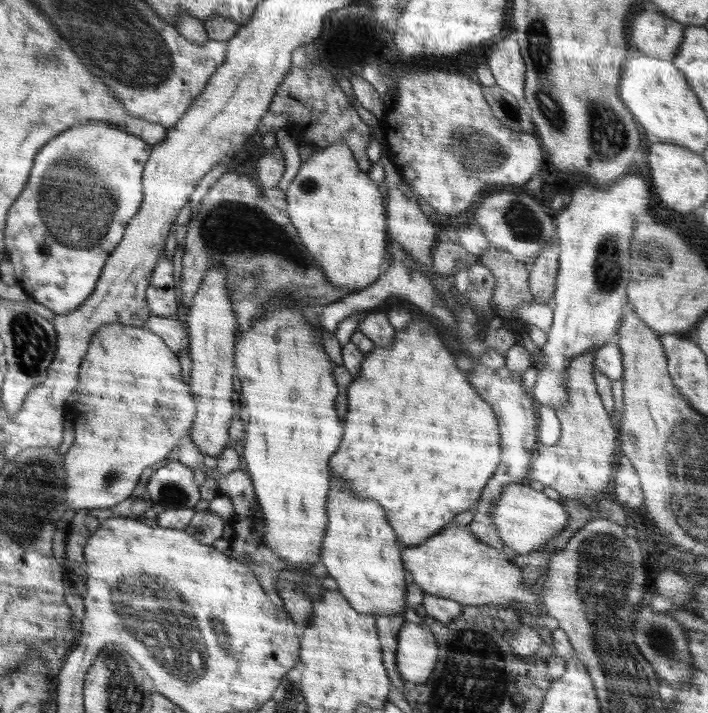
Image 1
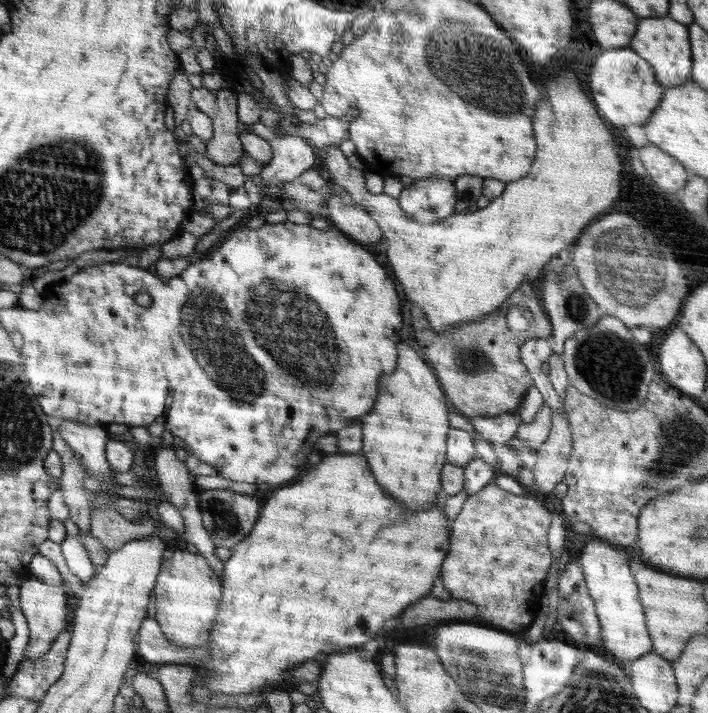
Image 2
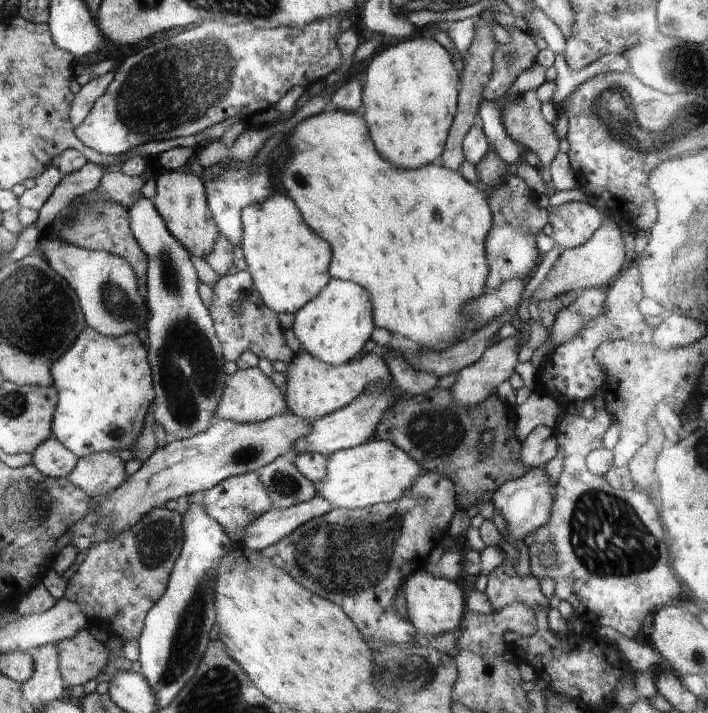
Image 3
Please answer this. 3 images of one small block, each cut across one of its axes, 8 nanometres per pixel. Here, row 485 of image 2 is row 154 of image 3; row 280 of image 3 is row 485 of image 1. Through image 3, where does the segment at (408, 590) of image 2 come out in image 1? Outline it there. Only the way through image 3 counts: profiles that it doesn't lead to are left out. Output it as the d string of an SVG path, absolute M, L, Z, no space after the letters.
M411 320L405 329L395 332L393 345L388 348L374 347L370 352L366 353L362 361L360 374L348 385L348 414L346 414L346 420L342 424L344 438L340 442L338 452L332 454L332 460L330 460L330 470L338 472L338 476L342 476L344 480L350 480L356 496L372 498L372 500L380 502L380 506L384 508L384 512L388 516L390 526L398 534L397 538L404 547L423 543L429 536L435 535L444 527L449 526L451 520L456 518L456 514L469 510L473 503L481 499L481 492L488 484L490 476L494 474L494 470L498 468L498 464L500 464L499 428L493 408L480 396L479 392L472 388L468 376L464 376L458 370L454 354L448 350L448 346L444 344L440 333L428 321Z

